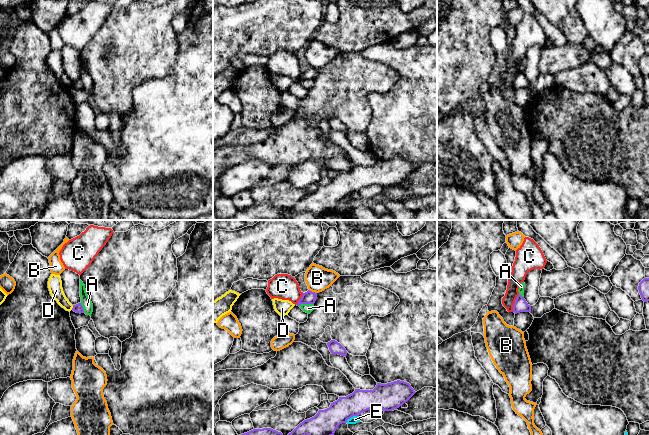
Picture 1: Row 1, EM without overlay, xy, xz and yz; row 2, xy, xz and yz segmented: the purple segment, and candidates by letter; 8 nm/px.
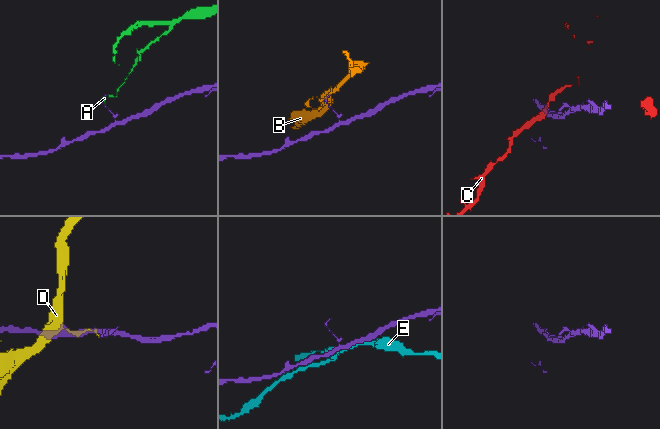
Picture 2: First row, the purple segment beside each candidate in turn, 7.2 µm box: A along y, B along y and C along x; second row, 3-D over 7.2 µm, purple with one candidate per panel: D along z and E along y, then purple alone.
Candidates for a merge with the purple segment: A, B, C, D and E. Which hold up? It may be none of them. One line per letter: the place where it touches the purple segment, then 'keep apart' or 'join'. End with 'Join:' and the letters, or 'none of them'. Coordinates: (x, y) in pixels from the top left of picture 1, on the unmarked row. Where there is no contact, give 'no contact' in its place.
A: contact xz (305, 79); keep apart
B: contact xz (313, 68); keep apart
C: contact yz (514, 79); keep apart
D: contact xy (73, 83); keep apart
E: contact xz (351, 192); keep apart
Join: none of them

